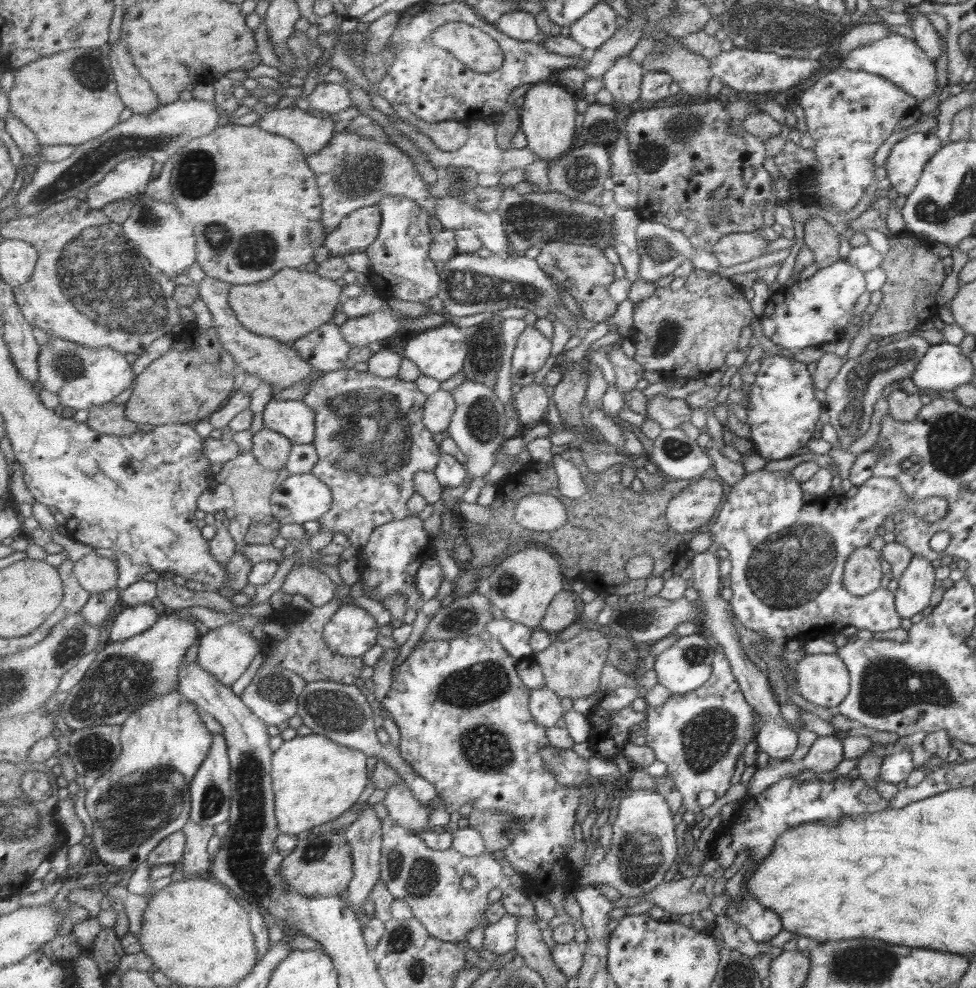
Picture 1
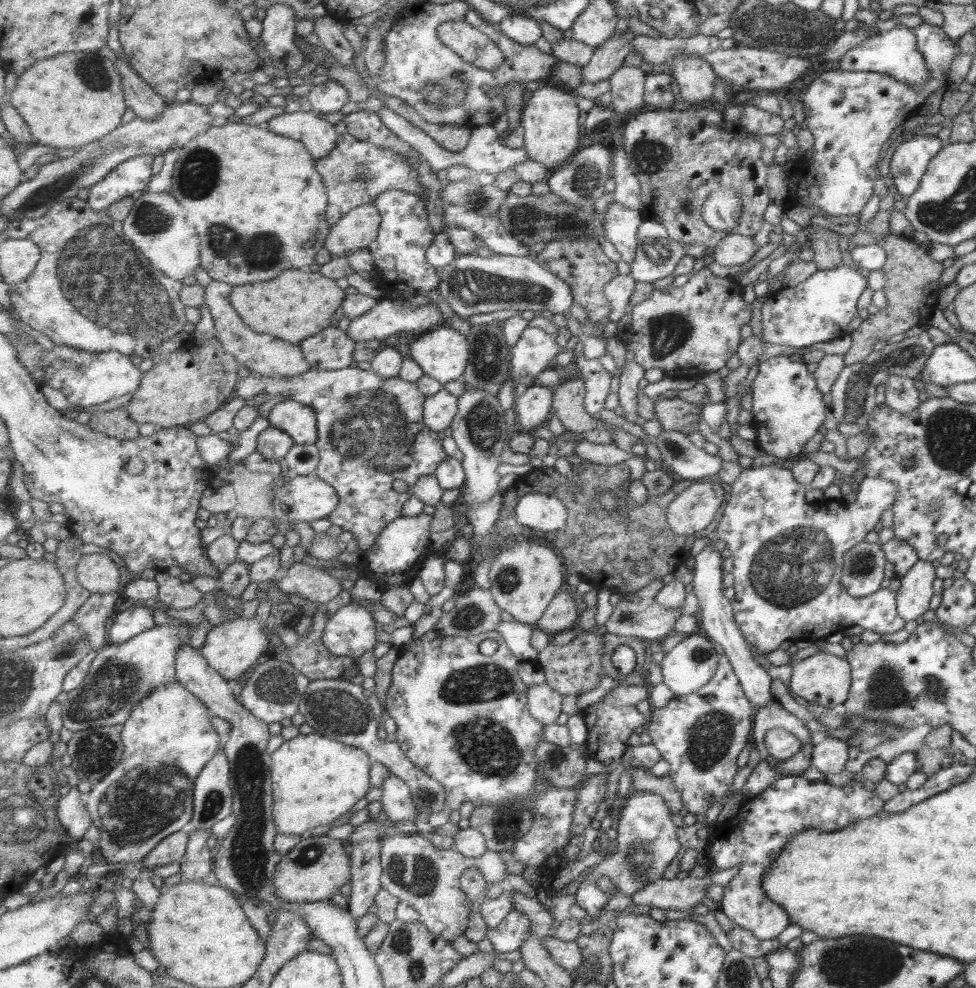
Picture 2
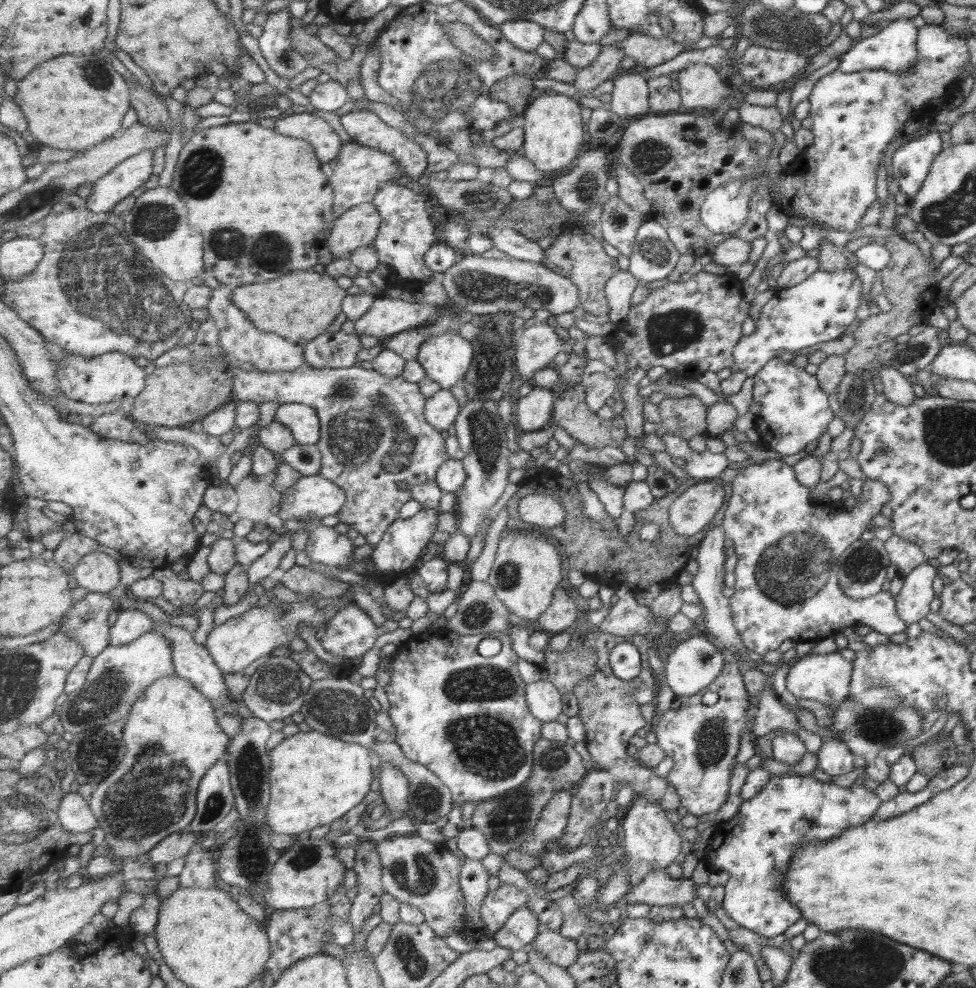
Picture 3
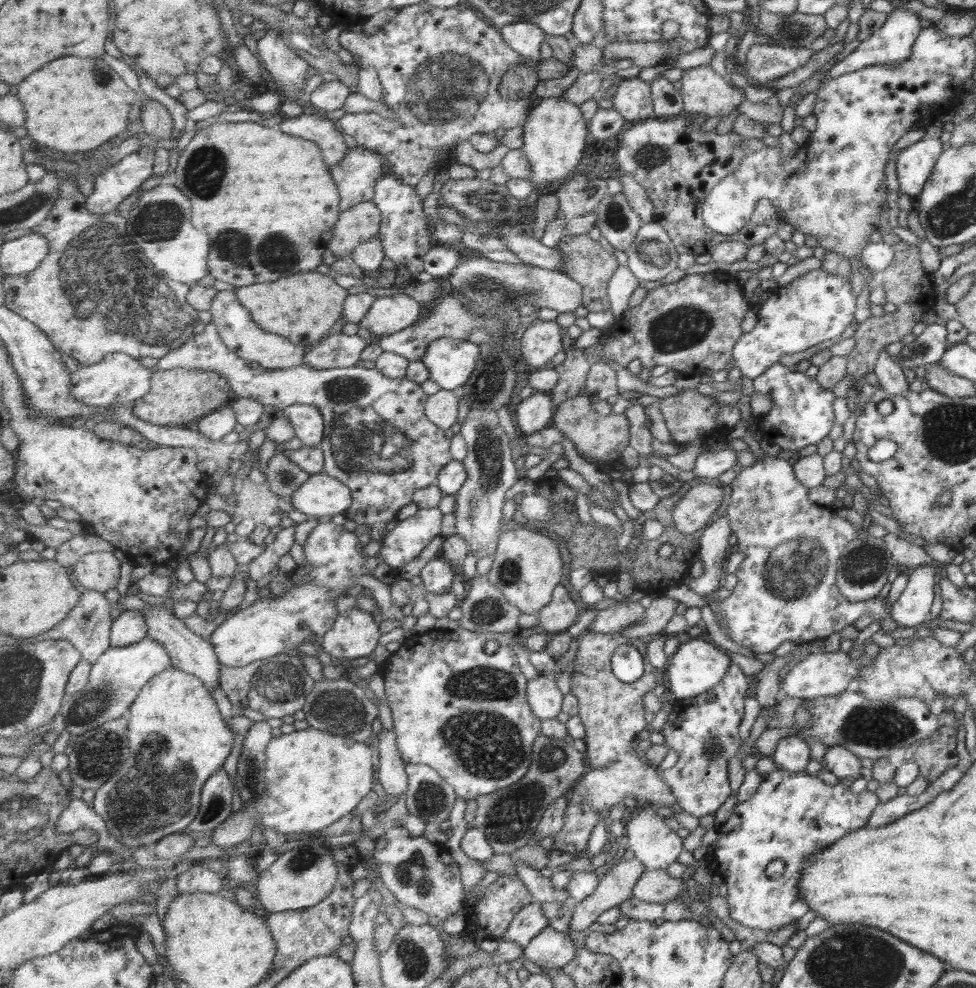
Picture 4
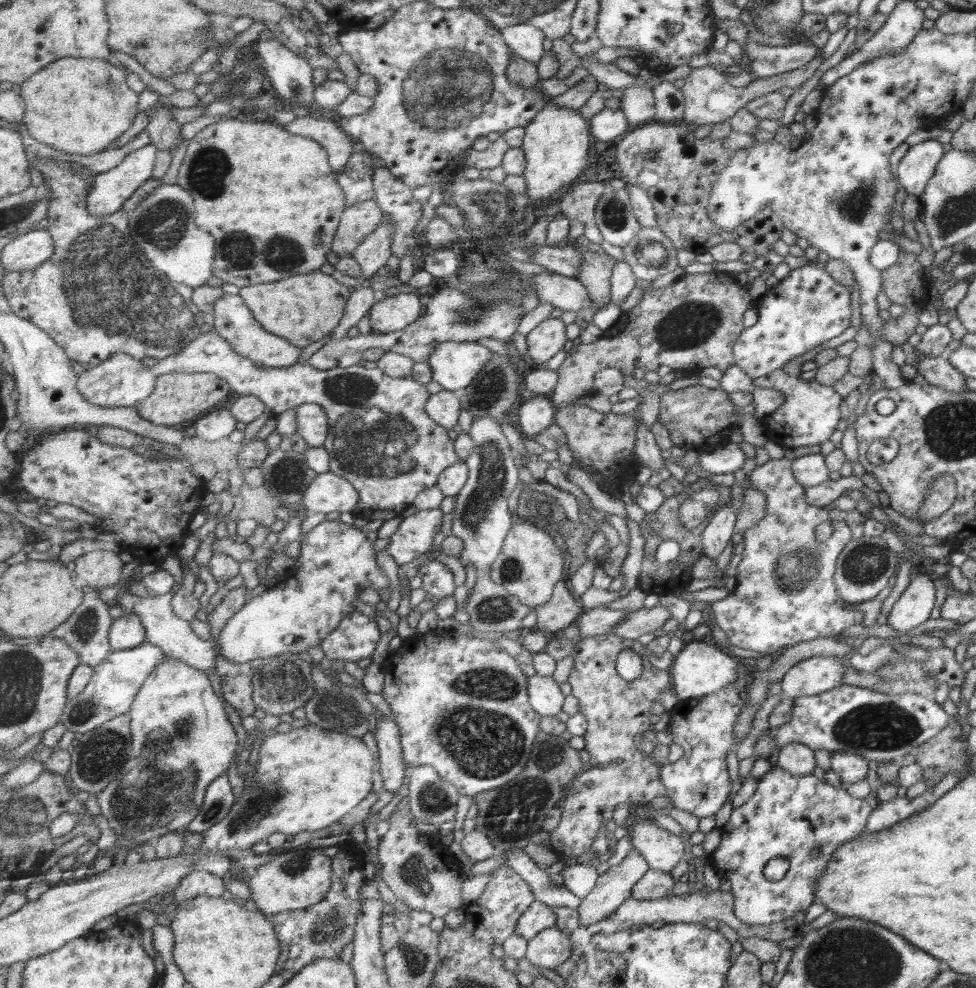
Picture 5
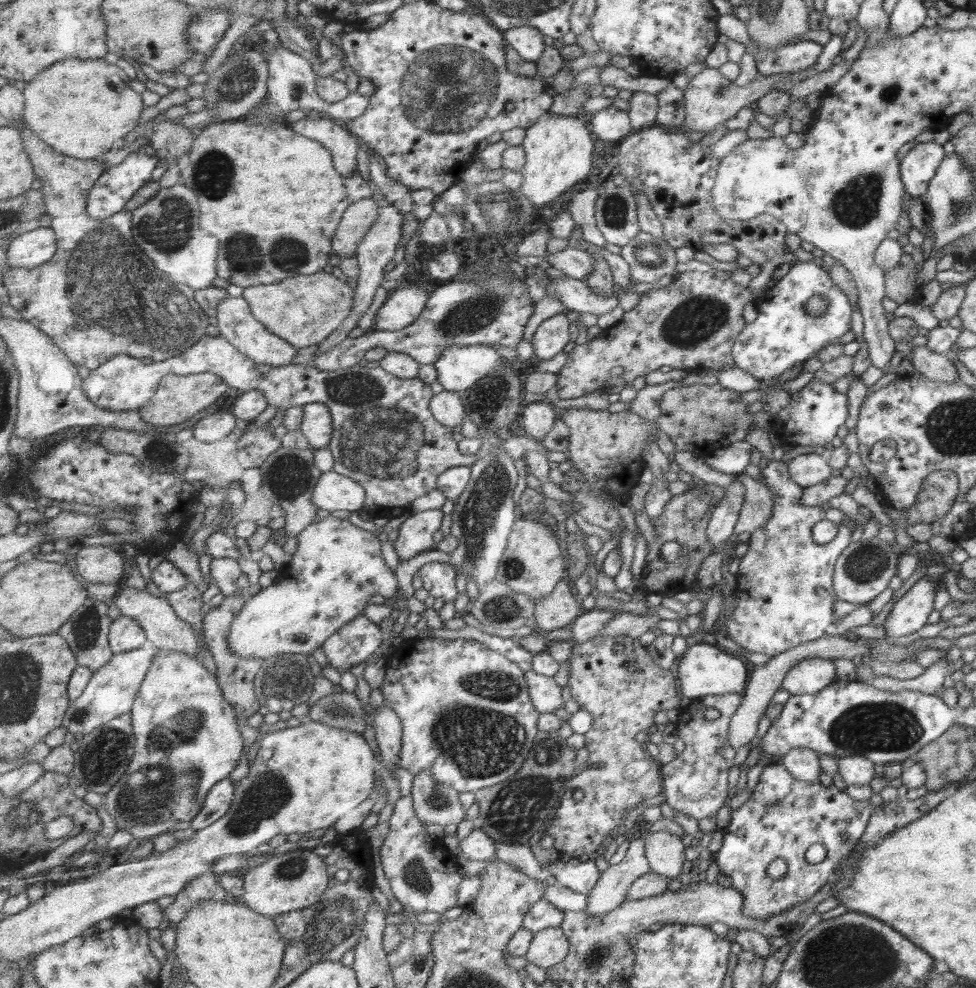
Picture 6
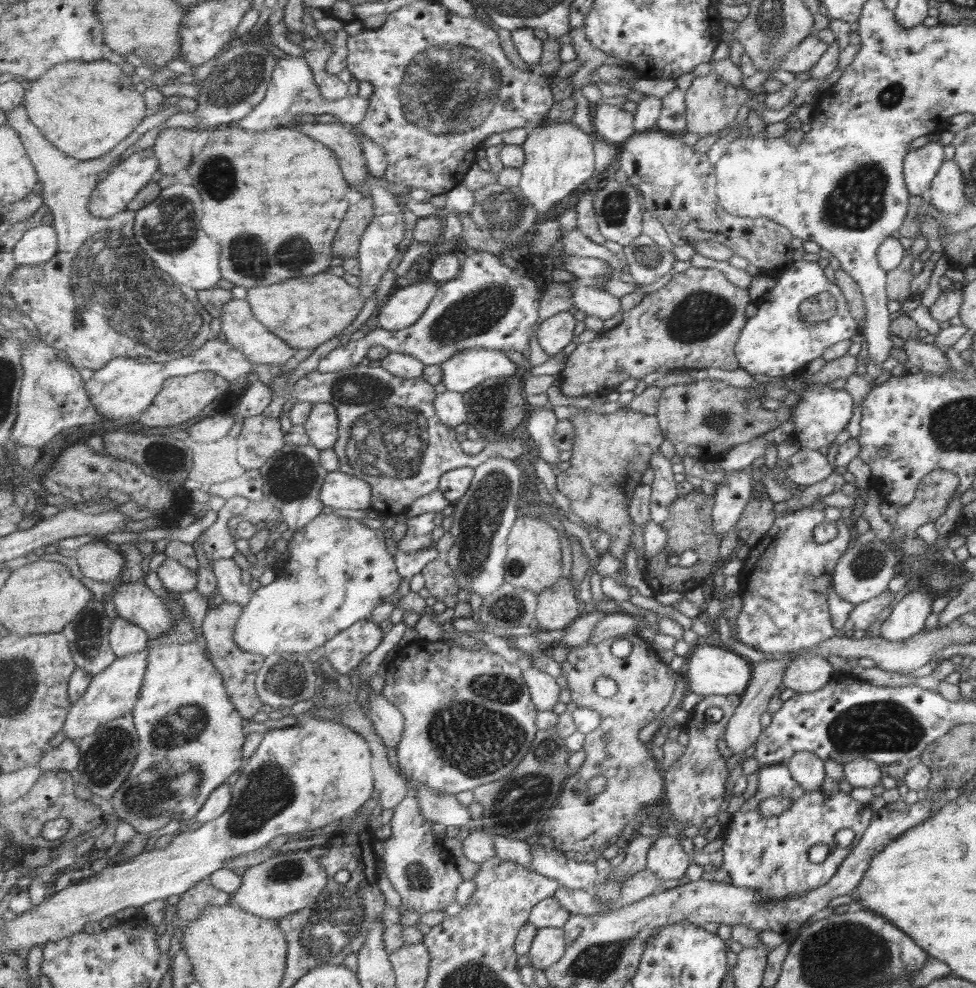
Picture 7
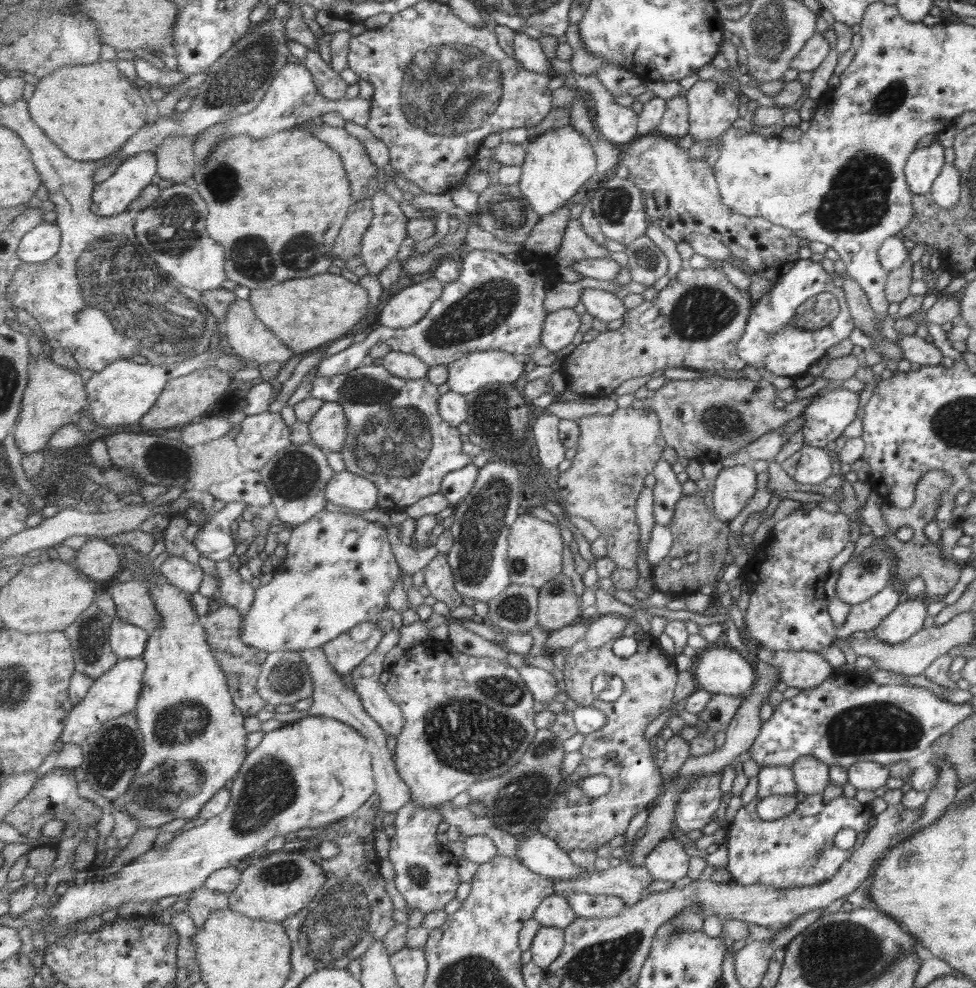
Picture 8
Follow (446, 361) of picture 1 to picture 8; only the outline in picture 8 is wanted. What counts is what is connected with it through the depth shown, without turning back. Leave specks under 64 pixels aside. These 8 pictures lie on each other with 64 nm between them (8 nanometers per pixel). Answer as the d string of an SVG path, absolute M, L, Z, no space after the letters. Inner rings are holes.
M487 350L459 358L449 367L449 390L470 395L489 384L523 384L525 363L509 351Z

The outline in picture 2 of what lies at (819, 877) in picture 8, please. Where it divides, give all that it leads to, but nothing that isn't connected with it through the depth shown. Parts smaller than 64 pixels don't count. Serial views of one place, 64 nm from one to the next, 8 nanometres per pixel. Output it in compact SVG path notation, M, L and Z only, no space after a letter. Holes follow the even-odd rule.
M790 774L777 778L765 787L757 796L752 796L742 802L739 812L723 823L718 823L713 827L713 833L707 841L707 845L703 850L713 866L717 866L719 870L729 870L729 868L737 868L737 872L731 880L722 888L723 894L720 901L720 911L741 928L751 931L751 934L759 940L776 939L781 931L789 926L789 913L786 913L781 906L775 902L771 902L769 897L765 895L765 891L761 889L761 878L763 874L769 870L771 862L777 860L777 854L781 852L781 848L785 846L785 842L789 838L793 838L795 834L799 834L801 830L821 830L821 832L833 832L841 830L843 826L847 826L849 822L855 820L863 820L869 818L873 814L879 812L883 808L885 801L877 798L873 791L865 790L862 782L851 781L842 786L831 785L824 781L807 781L798 774Z

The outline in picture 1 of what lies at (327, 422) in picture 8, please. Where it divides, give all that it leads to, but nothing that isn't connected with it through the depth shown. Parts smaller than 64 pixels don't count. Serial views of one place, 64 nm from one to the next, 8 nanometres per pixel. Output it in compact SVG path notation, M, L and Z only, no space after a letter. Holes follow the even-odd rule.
M271 397L263 412L265 429L273 430L297 444L313 444L315 412L301 400Z

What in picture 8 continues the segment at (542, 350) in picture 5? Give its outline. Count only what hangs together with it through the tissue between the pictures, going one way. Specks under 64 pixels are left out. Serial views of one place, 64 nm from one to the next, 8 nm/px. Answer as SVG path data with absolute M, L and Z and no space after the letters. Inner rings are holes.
M563 308L548 313L541 339L549 350L559 352L573 342L577 332L585 328L581 313L577 312L575 308Z

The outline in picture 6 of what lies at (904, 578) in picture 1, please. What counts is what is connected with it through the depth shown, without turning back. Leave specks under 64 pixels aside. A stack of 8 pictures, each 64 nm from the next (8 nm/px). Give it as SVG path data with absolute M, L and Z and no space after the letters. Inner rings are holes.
M929 577L918 578L893 605L885 623L885 638L901 638L917 632L933 610L934 588Z

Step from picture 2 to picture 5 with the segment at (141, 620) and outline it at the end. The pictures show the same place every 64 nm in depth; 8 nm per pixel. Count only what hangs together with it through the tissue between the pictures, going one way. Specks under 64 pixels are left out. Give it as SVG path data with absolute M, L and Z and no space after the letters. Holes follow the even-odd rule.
M126 614L114 620L110 631L112 651L130 650L142 646L148 638L144 624L137 614Z

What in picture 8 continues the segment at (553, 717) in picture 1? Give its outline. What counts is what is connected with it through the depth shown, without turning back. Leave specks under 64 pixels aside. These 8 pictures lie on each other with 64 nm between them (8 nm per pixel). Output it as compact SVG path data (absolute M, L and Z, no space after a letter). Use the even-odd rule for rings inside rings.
M525 665L519 672L524 677L526 686L532 691L539 708L544 709L544 706L553 702L557 694L560 693L557 689L557 678L547 670Z

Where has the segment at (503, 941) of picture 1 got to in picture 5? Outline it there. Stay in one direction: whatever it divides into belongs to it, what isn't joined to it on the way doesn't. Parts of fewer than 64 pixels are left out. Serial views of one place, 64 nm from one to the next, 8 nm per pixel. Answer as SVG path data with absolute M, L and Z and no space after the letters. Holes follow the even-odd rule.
M537 900L517 922L515 933L531 940L542 930L557 927L559 915L553 907Z

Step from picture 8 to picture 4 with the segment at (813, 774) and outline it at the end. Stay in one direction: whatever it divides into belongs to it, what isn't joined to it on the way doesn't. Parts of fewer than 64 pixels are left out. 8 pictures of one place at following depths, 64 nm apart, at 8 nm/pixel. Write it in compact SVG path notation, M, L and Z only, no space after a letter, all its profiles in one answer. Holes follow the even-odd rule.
M785 736L777 742L772 762L779 768L791 773L803 774L810 762L810 751L801 739Z

